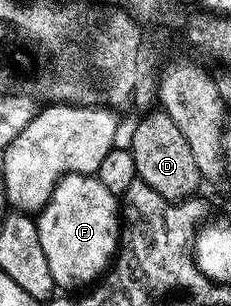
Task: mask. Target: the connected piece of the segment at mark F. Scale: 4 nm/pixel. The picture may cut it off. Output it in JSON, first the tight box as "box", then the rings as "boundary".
{"box":[36,174,121,290],"boundary":[[[68,174],[57,181],[47,204],[36,215],[39,244],[43,244],[43,256],[51,267],[51,276],[58,288],[73,290],[76,286],[88,287],[96,283],[109,269],[119,245],[121,219],[119,217],[118,195],[107,192],[103,184],[92,174]]]}

